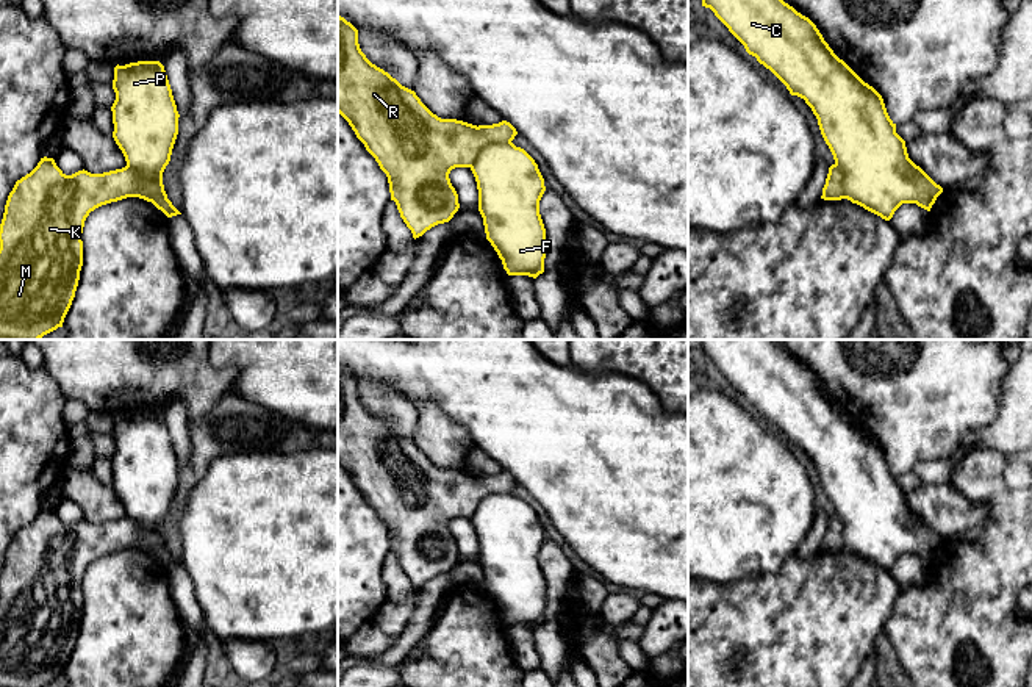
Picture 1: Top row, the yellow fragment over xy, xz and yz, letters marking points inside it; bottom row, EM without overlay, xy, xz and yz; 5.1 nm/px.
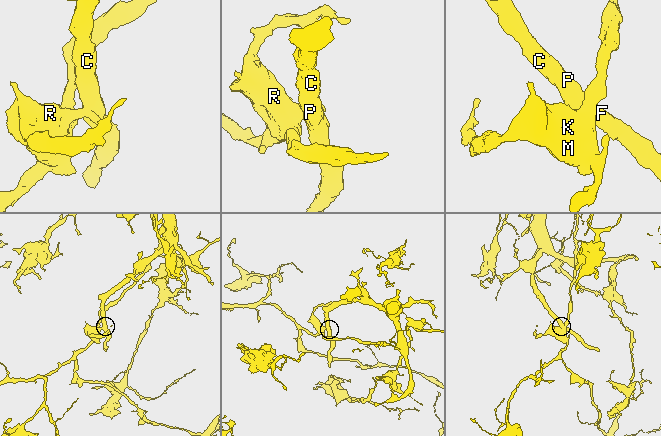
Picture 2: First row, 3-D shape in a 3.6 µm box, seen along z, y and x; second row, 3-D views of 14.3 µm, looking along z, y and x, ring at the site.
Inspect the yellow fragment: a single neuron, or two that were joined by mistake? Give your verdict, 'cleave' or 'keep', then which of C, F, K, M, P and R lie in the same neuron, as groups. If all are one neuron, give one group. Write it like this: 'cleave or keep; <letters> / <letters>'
cleave; C F P / K M R

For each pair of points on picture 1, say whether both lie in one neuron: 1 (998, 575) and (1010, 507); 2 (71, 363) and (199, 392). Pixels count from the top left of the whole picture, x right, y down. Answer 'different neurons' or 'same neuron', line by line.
1: same neuron
2: same neuron

